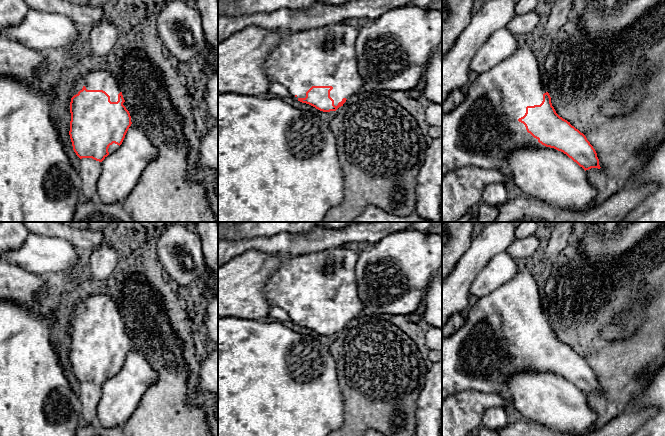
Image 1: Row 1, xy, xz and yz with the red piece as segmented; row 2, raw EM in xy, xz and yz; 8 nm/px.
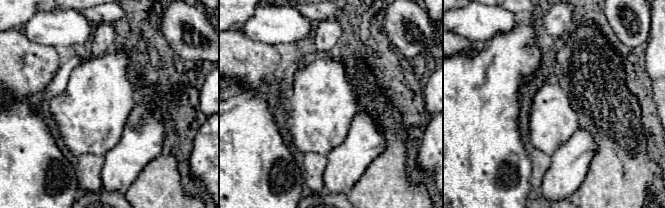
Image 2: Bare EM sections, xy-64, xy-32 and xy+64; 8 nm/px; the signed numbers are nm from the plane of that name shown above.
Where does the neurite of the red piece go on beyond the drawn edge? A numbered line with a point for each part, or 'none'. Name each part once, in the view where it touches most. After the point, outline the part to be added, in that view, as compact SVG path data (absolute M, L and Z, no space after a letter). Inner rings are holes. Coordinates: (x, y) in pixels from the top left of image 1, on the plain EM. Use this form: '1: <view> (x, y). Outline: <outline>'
1: xz (326, 280). Outline: M339 246L322 252L312 252L293 256L282 263L265 285L265 297L271 307L277 306L285 310L294 323L305 322L306 316L312 310L332 310L330 321L337 330L343 322L348 323L363 313L363 304L359 298L355 267L359 254L348 248Z

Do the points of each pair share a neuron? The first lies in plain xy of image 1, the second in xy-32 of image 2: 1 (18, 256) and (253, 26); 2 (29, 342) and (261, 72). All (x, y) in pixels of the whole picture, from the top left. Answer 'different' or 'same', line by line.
1: same
2: different

